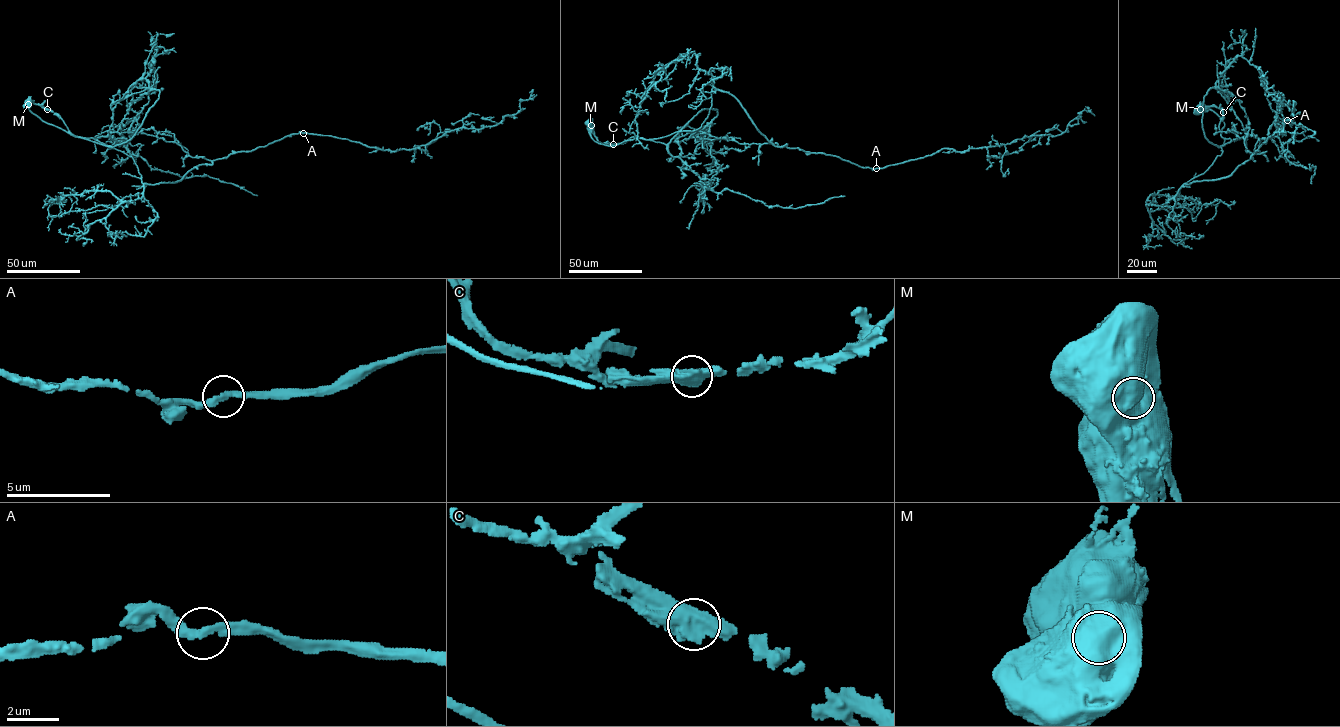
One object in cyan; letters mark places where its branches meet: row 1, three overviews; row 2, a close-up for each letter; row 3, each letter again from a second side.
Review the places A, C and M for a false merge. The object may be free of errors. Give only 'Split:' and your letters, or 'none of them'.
Split: M

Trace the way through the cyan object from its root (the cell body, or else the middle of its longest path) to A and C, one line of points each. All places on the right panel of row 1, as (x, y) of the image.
A: (1197, 111), (1211, 109), (1220, 117), (1225, 140), (1222, 153), (1213, 164), (1184, 184), (1227, 177), (1287, 120)
C: (1197, 111), (1216, 106), (1223, 112)

